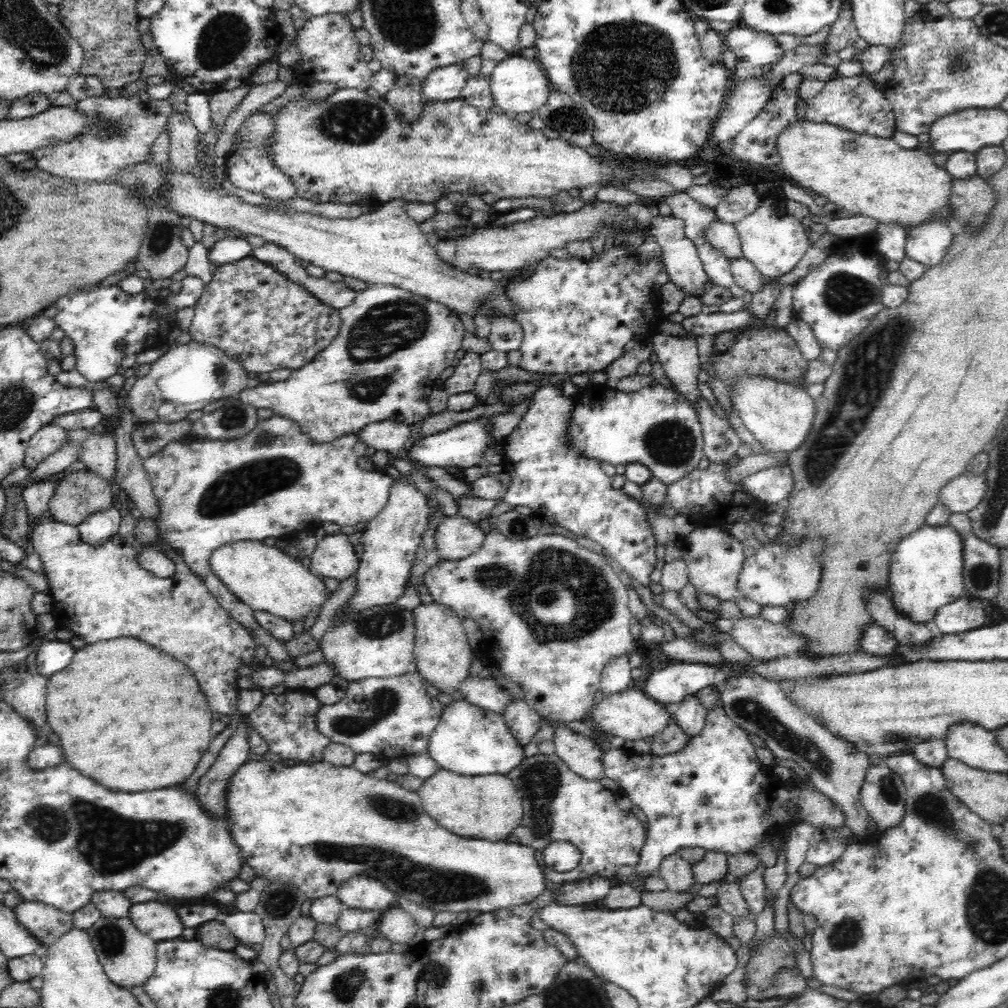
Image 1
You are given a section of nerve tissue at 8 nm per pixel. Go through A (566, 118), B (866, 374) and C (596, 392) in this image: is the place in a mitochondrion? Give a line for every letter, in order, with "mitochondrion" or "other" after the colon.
A: mitochondrion
B: mitochondrion
C: other

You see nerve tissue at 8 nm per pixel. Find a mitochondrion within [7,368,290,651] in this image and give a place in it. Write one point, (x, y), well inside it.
(233, 417)

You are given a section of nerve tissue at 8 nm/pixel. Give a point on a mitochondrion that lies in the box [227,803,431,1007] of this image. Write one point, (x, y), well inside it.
(279, 903)

